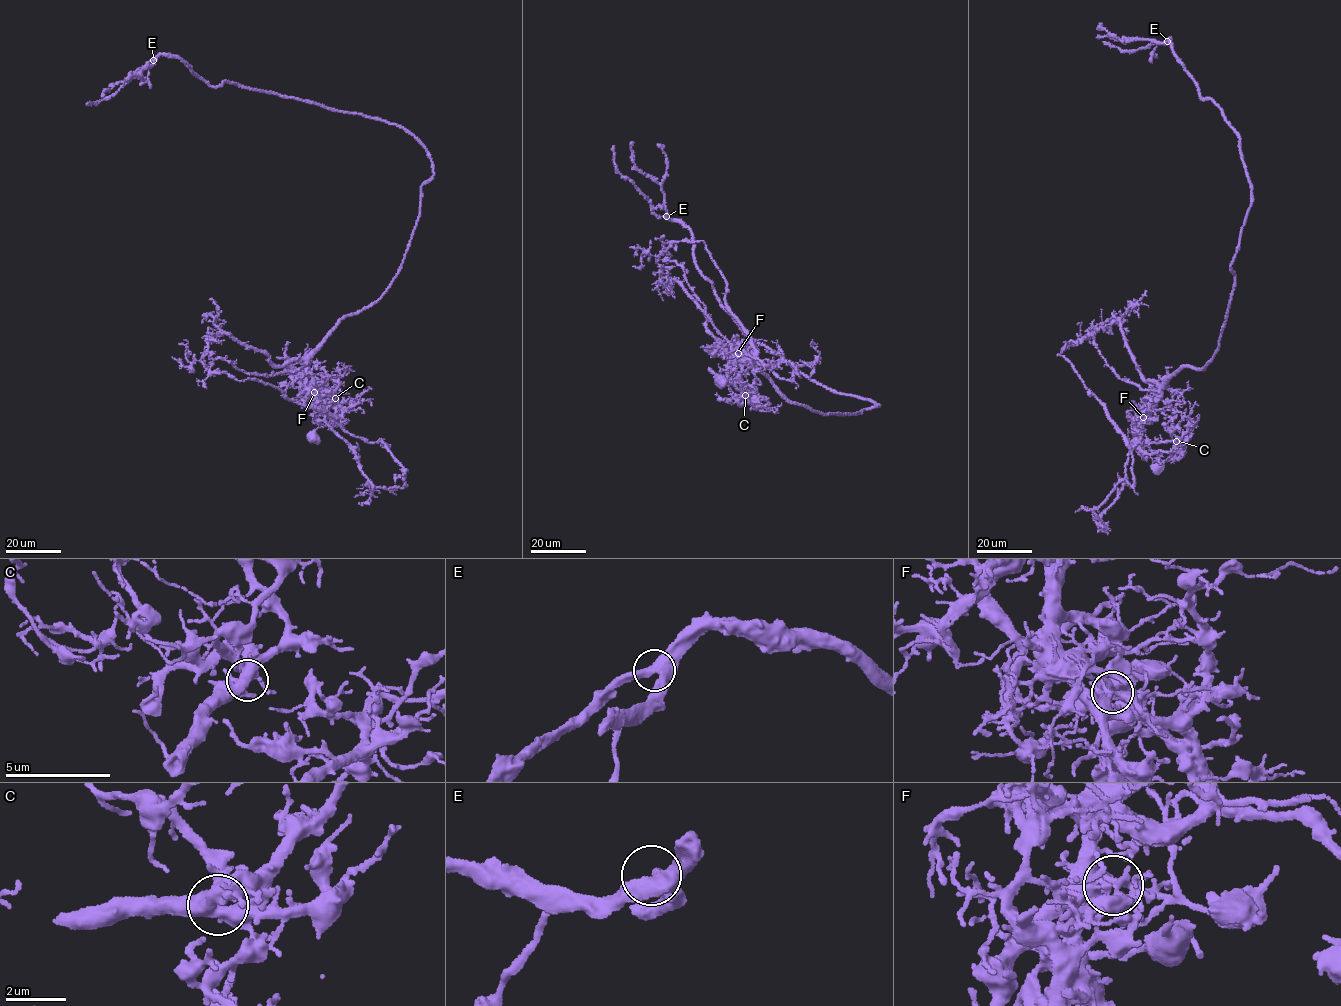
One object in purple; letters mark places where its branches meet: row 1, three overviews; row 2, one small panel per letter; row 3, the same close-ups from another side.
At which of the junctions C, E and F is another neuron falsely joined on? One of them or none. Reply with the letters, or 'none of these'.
F

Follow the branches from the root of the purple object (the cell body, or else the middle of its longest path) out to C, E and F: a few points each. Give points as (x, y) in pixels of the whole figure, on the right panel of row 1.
C: (1157, 466), (1158, 459), (1168, 460), (1176, 452), (1143, 453), (1137, 446), (1176, 441)
E: (1157, 466), (1176, 452), (1143, 453), (1134, 422), (1164, 382), (1217, 349), (1252, 199), (1239, 136), (1167, 41)
F: (1157, 466), (1158, 459), (1168, 460), (1176, 452), (1176, 455), (1141, 452), (1133, 431), (1134, 424), (1144, 417)

